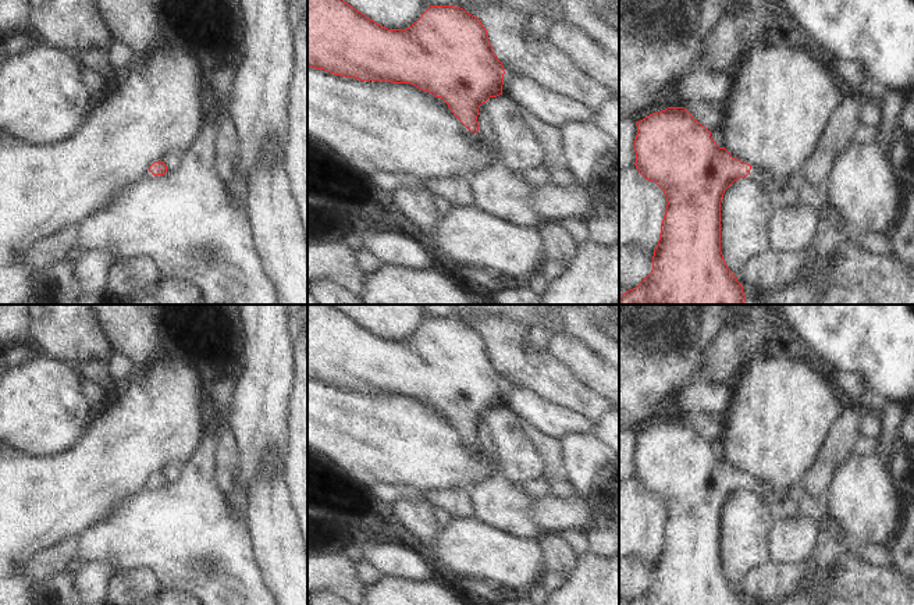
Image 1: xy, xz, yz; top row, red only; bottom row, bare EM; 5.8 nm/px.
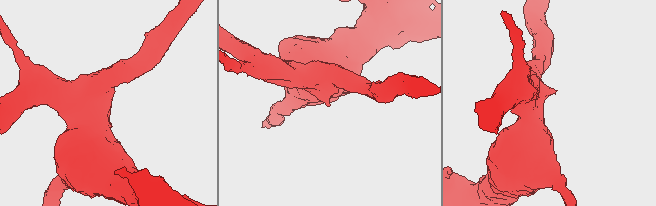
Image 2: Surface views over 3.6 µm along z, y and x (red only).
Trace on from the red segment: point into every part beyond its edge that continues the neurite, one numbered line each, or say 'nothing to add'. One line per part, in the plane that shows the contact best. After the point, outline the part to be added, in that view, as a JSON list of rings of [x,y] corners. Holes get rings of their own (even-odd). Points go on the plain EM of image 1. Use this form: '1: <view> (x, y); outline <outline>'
1: yz (756, 486); outline [[[751,478],[748,488],[754,492],[758,492],[764,497],[768,497],[771,494],[771,490],[761,484],[758,480]]]

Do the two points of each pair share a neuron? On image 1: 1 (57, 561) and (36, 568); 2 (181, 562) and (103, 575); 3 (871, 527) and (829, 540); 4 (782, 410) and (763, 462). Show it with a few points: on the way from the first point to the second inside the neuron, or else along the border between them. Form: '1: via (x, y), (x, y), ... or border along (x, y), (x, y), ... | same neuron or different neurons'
1: via (52, 561), (42, 565) | same neuron
2: border along (85, 563), (109, 562), (118, 570) | different neurons
3: border along (831, 518), (859, 544) | different neurons
4: via (778, 423), (775, 429), (775, 449) | same neuron

